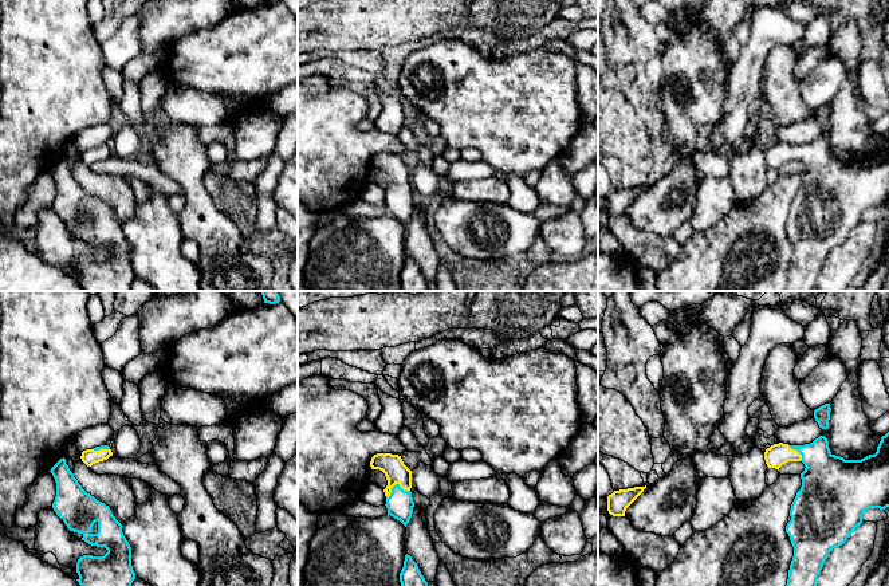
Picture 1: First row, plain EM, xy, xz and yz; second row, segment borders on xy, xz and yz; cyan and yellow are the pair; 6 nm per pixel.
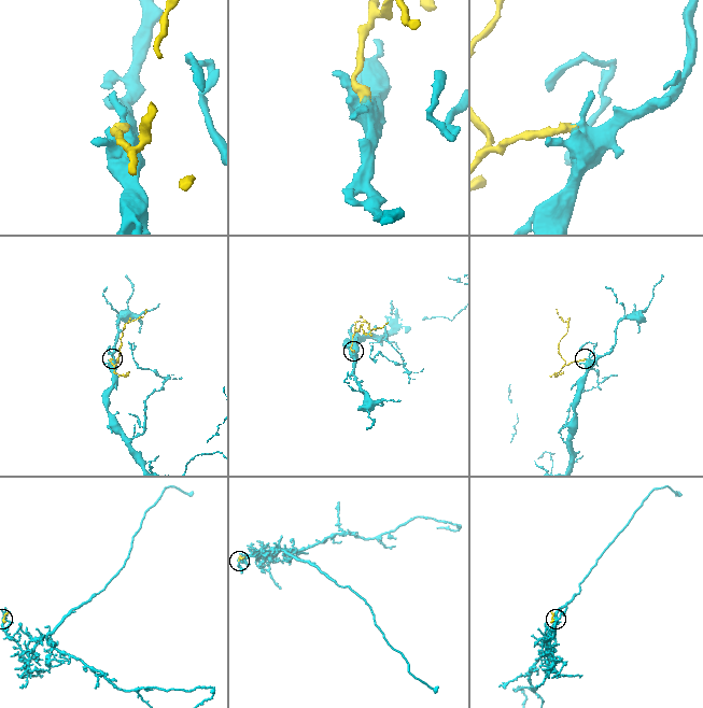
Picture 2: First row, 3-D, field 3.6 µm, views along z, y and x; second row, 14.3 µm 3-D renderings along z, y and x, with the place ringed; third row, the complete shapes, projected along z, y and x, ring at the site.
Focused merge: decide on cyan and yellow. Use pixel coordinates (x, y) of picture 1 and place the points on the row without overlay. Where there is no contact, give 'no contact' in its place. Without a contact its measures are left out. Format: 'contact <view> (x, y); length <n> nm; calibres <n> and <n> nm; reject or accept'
contact xz (396, 184); length 150 nm; calibres 160 and 140 nm; accept

